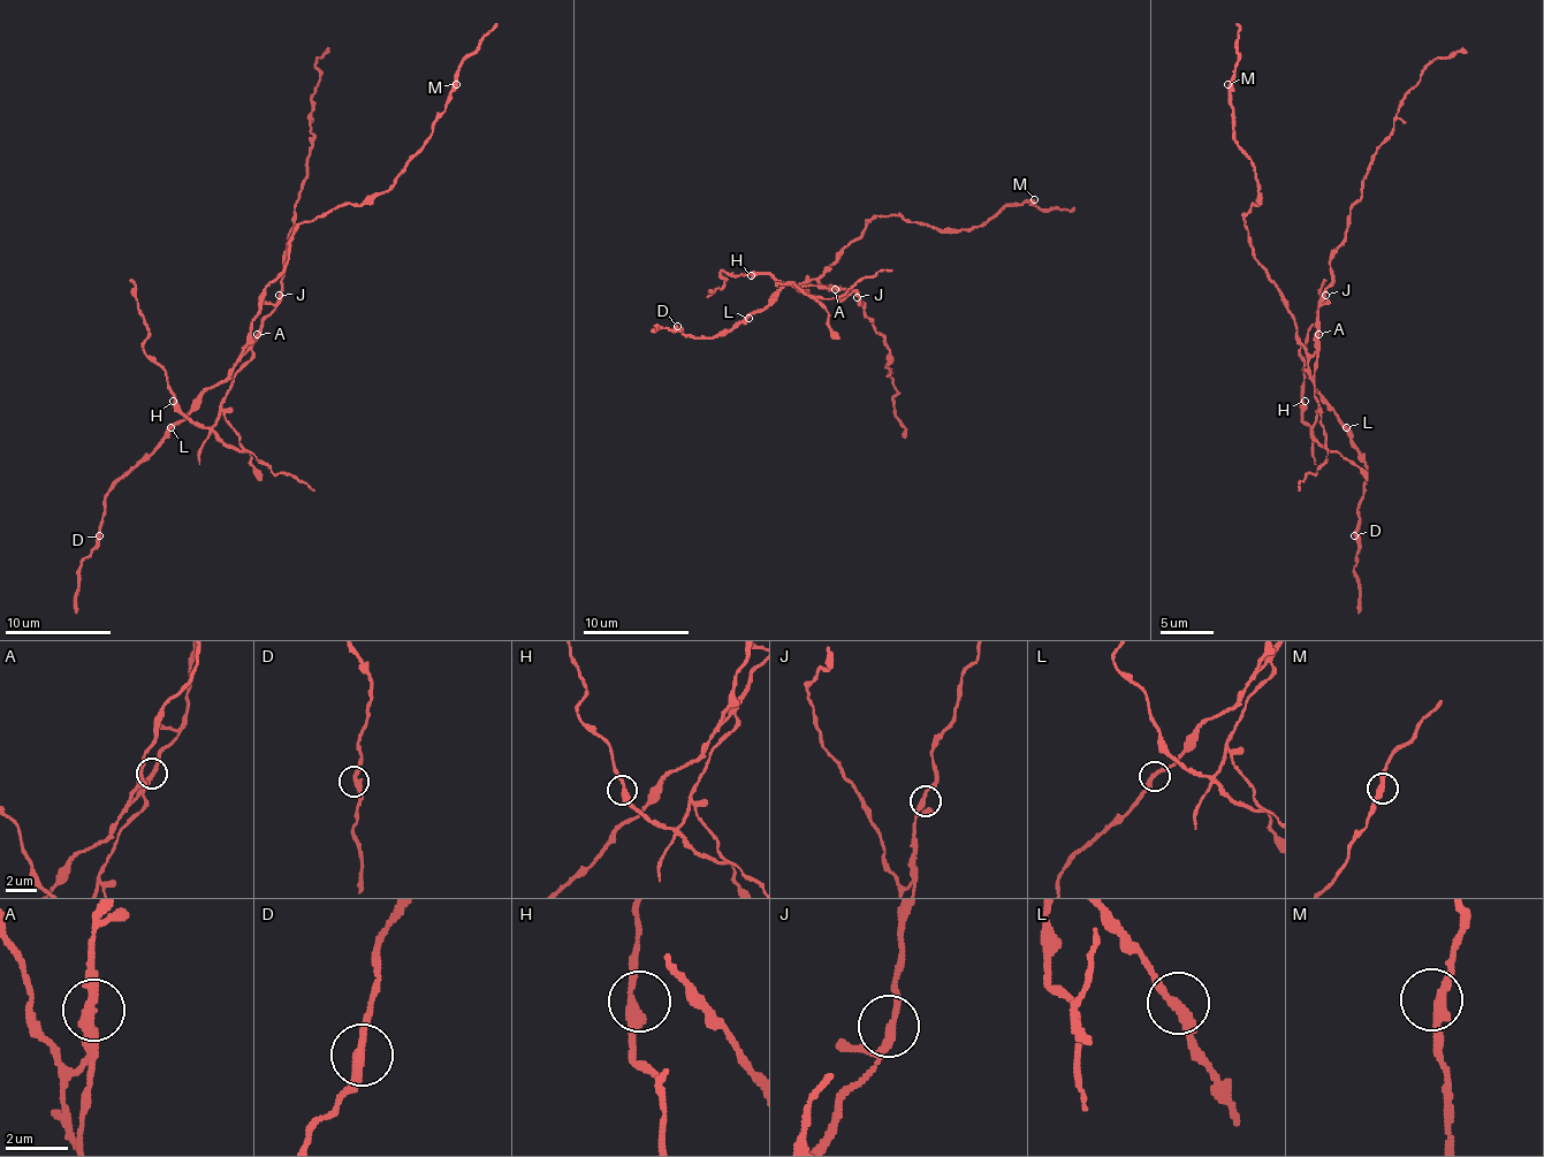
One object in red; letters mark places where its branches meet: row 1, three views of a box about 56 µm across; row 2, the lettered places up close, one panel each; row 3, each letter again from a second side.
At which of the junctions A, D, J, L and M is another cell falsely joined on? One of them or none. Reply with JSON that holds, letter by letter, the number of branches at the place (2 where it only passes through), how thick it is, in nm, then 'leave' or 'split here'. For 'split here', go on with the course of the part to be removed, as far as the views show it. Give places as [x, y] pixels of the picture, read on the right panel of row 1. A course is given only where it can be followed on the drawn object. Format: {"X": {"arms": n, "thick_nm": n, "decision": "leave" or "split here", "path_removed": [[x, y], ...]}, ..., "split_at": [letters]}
{"A": {"arms": 2, "thick_nm": 300, "decision": "split here", "path_removed": [[1317, 335], [1317, 419], [1309, 427], [1301, 419], [1305, 372], [1299, 351], [1317, 319], [1320, 288], [1325, 280]]}, "D": {"arms": 2, "thick_nm": 280, "decision": "leave"}, "J": {"arms": 2, "thick_nm": 260, "decision": "leave"}, "L": {"arms": 2, "thick_nm": 280, "decision": "leave"}, "M": {"arms": 2, "thick_nm": 300, "decision": "leave"}, "split_at": ["A"]}

